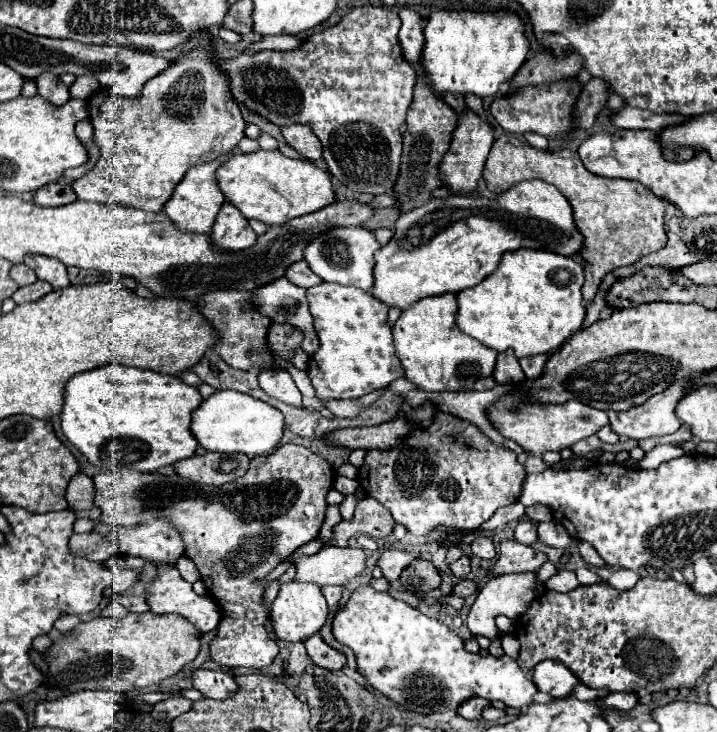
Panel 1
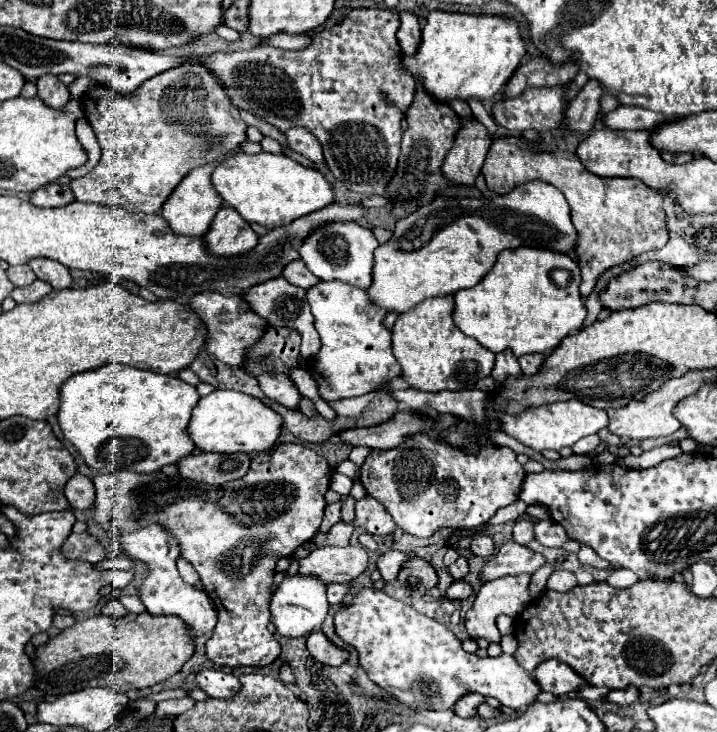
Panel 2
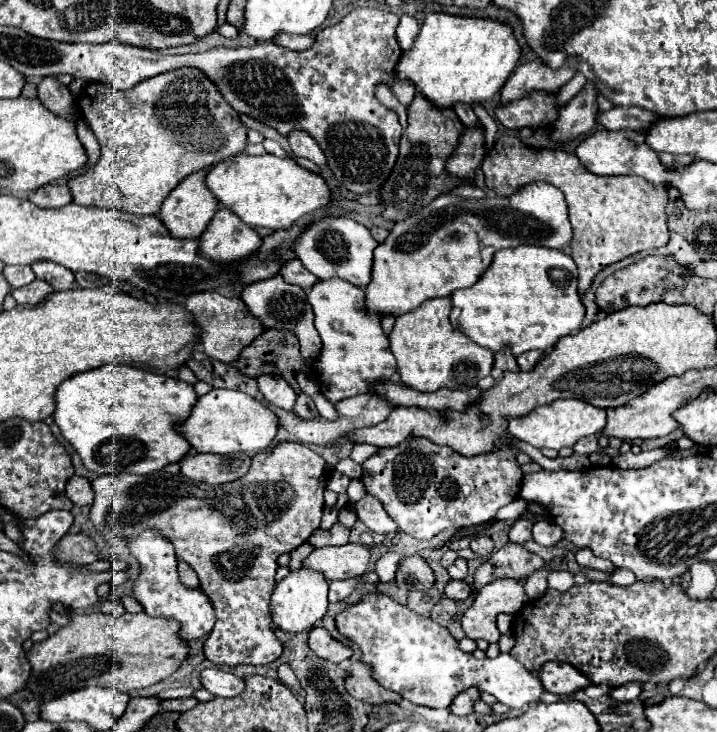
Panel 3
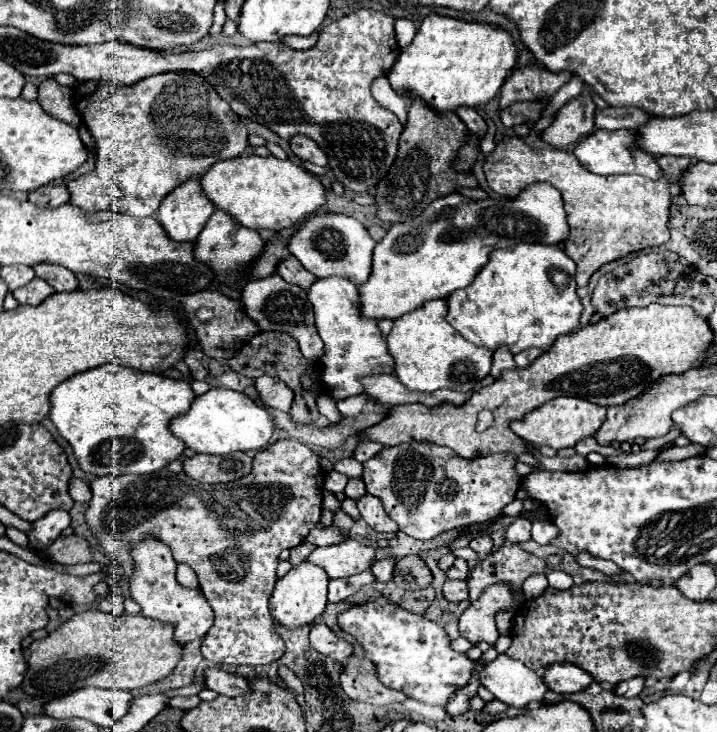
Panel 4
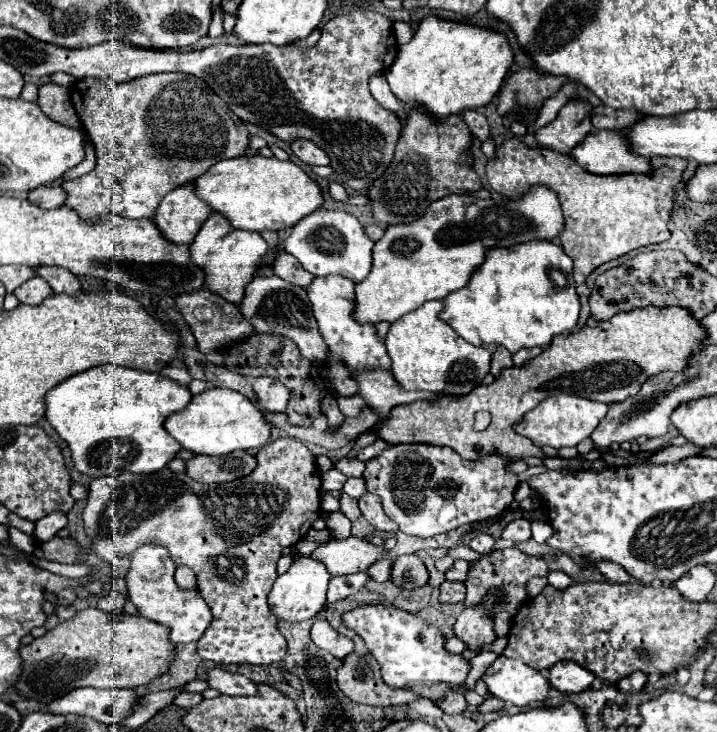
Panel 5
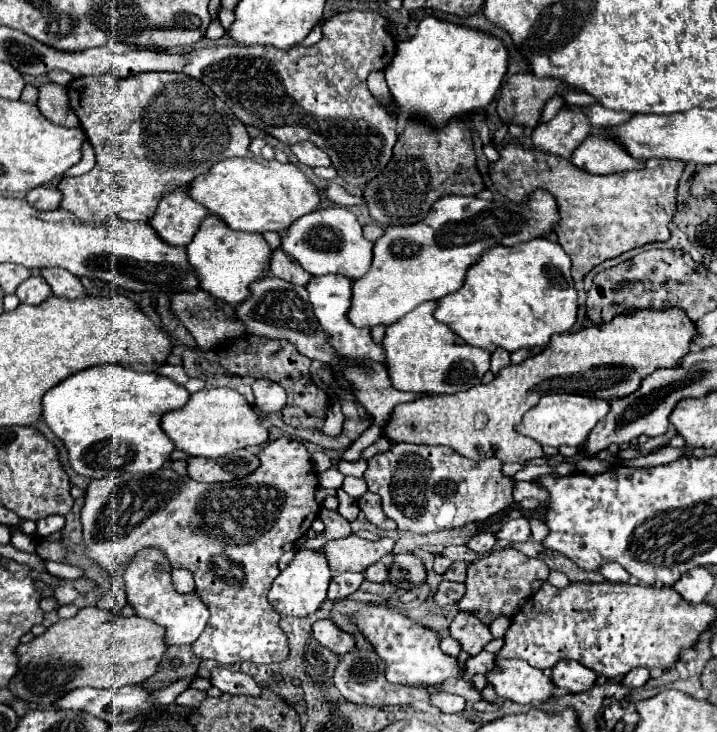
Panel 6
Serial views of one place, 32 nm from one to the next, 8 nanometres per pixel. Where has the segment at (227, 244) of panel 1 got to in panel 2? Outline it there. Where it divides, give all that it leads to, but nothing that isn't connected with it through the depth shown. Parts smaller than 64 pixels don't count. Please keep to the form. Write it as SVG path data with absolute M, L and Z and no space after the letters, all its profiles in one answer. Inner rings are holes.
M220 208L216 218L210 224L210 230L204 234L204 246L212 256L232 258L250 252L258 244L258 234L244 224L236 212L230 208Z

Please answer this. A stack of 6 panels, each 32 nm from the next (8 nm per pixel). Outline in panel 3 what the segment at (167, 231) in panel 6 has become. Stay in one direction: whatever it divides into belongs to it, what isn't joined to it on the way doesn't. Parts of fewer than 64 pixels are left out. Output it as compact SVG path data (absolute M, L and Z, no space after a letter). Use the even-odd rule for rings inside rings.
M200 170L188 176L162 202L158 218L174 238L198 238L208 226L208 220L212 220L216 200L204 188L206 174L208 170Z

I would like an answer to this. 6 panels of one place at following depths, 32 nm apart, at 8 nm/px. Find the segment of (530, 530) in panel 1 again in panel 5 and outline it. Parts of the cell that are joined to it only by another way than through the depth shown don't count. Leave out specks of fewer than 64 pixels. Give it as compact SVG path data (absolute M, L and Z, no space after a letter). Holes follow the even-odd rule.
M526 518L512 520L512 522L510 522L510 524L506 524L506 528L502 530L500 538L502 538L504 542L508 542L508 540L510 540L510 542L514 542L514 544L528 540L528 538L530 538L530 522L528 522Z

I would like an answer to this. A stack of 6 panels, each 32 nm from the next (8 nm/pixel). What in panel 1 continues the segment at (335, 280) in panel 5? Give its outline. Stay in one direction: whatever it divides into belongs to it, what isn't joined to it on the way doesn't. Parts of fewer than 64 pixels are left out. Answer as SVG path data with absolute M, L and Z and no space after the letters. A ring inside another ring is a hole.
M320 282L306 290L306 298L320 338L320 348L308 362L308 374L318 398L360 398L386 388L404 374L404 368L400 368L394 354L392 328L386 322L388 308L378 300L372 300L370 292L336 282Z

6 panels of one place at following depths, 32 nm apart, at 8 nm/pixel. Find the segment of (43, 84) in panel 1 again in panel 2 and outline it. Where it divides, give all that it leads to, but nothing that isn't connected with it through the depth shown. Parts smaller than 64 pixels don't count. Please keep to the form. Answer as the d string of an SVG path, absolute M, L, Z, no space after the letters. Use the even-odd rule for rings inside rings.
M48 74L48 76L40 78L36 86L38 86L38 98L40 98L46 106L50 106L50 108L54 108L54 110L62 110L62 108L70 102L68 86L64 86L64 84L58 80L58 76Z

